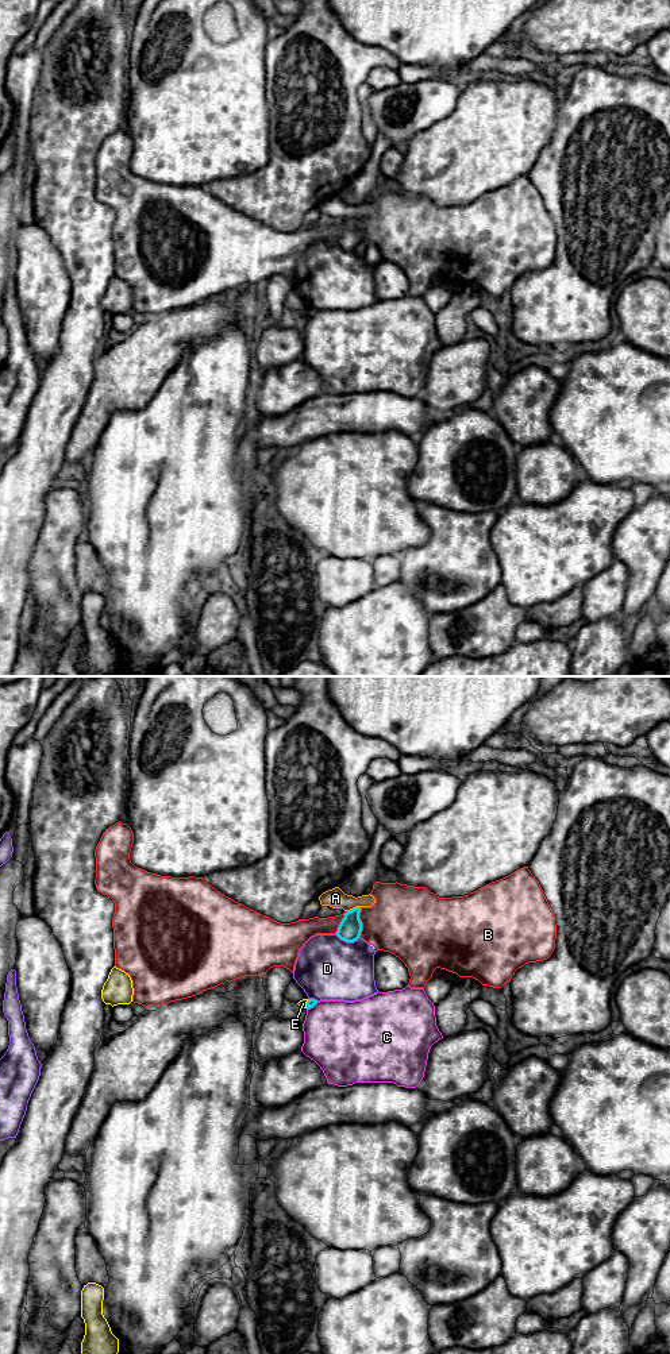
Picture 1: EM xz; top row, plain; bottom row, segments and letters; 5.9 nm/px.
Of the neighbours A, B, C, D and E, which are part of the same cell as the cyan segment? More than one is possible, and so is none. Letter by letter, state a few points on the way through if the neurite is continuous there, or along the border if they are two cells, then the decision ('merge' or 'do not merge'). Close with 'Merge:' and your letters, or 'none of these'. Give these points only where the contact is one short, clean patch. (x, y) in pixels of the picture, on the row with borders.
A: do not merge
B: along xz (361, 907), (361, 933), (358, 936) | do not merge
C: do not merge
D: do not merge
E: along xz (308, 999), (305, 1007) | do not merge
Merge: none of these

